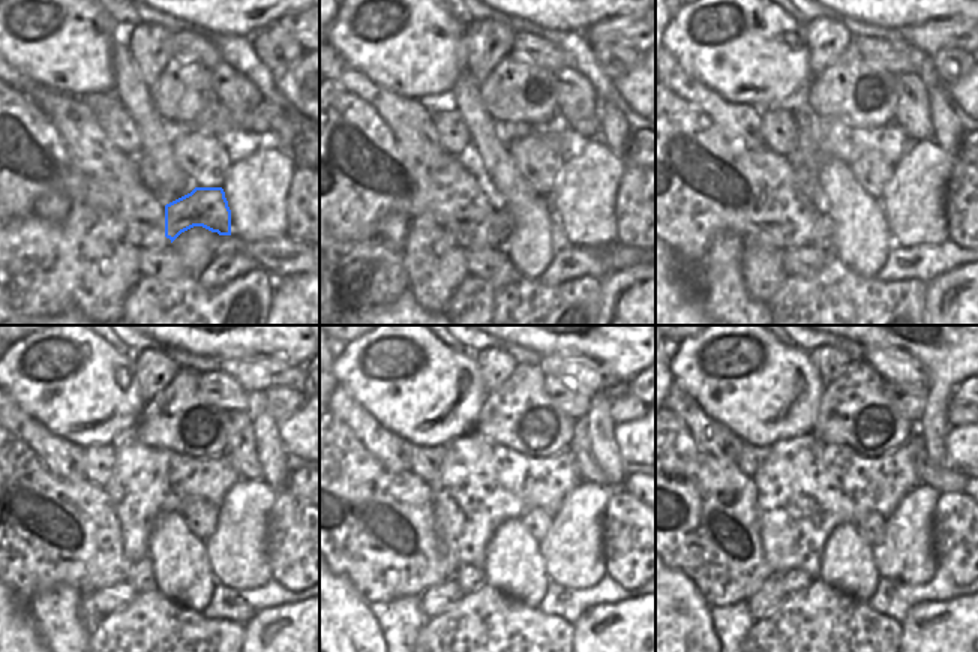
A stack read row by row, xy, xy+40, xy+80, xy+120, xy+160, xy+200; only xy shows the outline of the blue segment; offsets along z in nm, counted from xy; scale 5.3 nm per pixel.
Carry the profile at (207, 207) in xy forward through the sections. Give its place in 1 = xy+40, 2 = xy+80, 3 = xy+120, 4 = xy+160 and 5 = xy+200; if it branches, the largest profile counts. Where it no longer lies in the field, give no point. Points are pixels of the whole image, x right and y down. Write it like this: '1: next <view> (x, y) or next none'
1: next xy+40 (503, 227)
2: next xy+80 (824, 228)
3: next xy+120 (140, 576)
4: next xy+160 (470, 577)
5: next xy+200 (795, 580)

